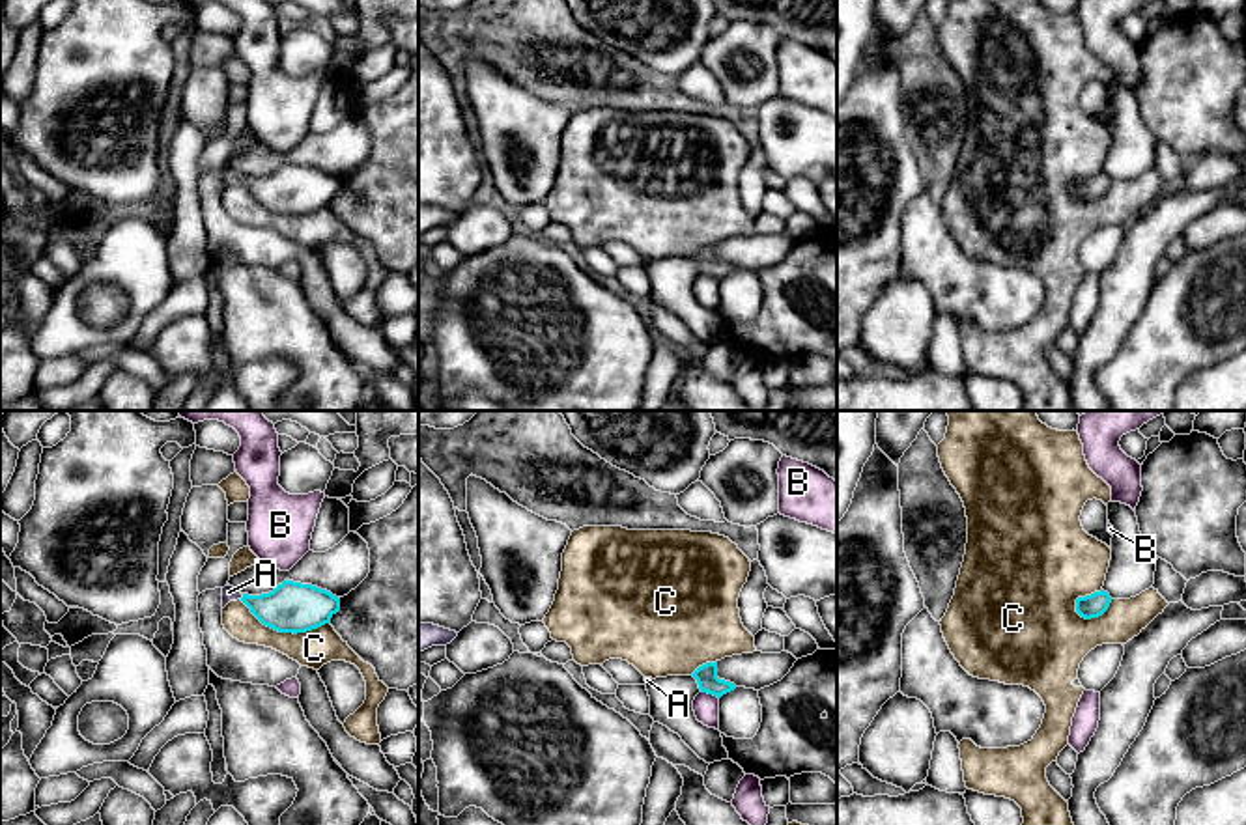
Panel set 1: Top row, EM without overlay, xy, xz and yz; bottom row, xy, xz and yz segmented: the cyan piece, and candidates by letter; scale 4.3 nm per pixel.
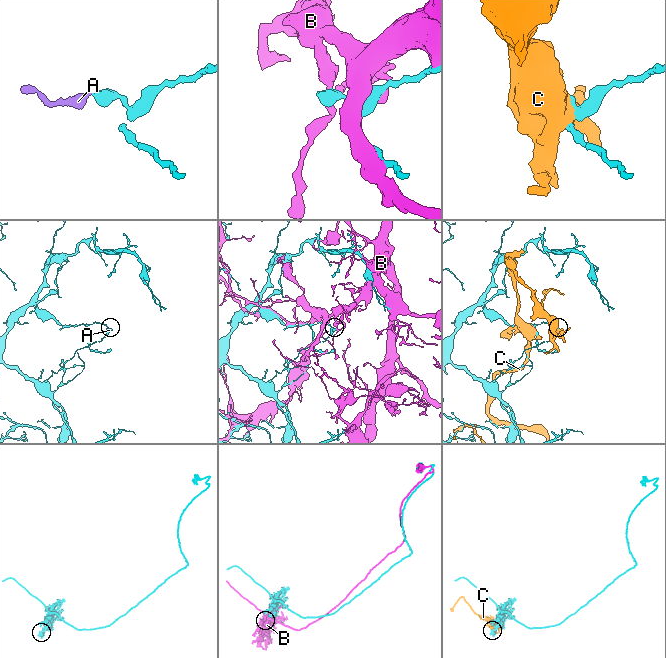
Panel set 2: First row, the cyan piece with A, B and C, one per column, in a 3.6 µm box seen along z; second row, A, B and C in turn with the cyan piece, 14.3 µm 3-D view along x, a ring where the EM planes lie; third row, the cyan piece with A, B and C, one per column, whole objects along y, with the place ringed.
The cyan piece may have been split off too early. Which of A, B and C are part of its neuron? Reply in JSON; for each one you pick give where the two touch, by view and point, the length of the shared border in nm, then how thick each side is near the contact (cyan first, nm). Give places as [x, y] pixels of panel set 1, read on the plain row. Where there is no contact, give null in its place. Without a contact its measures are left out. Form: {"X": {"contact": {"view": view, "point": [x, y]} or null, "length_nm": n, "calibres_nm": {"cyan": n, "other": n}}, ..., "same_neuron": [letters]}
{"A": {"contact": {"view": "xy", "point": [243, 178]}, "length_nm": 30, "calibres_nm": {"cyan": 220, "other": 60}}, "same_neuron": ["A"]}

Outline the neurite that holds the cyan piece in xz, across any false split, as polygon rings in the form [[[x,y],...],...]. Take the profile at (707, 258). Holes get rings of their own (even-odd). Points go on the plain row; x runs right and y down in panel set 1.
[[[717,243],[699,248],[691,258],[697,261],[701,274],[717,280],[736,271],[734,265],[717,259]]]

